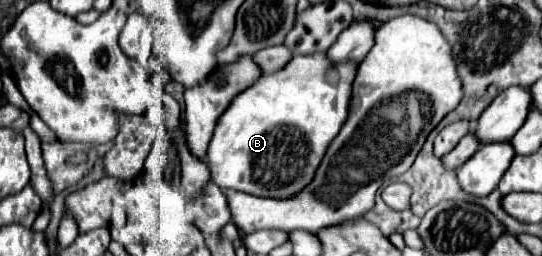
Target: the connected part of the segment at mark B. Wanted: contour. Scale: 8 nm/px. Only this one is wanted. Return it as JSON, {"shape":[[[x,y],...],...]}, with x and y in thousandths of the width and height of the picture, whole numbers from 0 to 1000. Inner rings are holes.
{"shape":[[[601,203],[539,219],[539,234],[506,289],[483,289],[472,328],[454,344],[421,430],[402,469],[395,531],[384,570],[384,656],[391,672],[391,703],[406,727],[406,742],[435,742],[454,750],[480,773],[513,773],[528,781],[557,750],[583,688],[583,664],[609,570],[609,555],[624,531],[631,484],[642,461],[646,383],[649,383],[649,320],[657,305],[661,242],[624,242],[616,250]]]}

